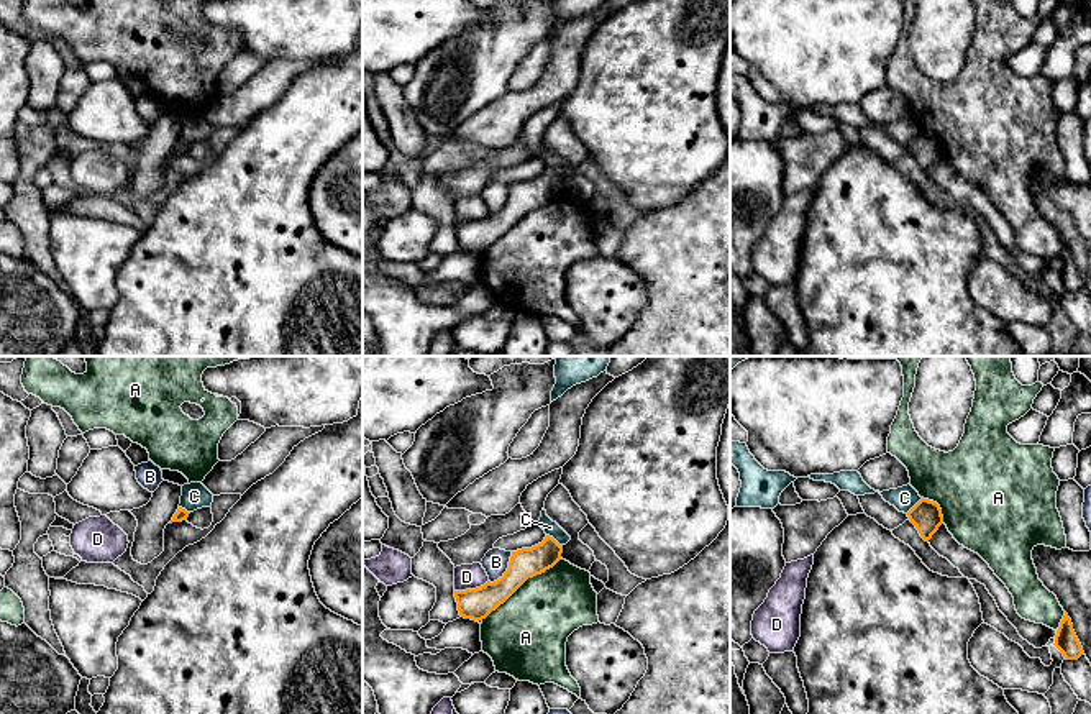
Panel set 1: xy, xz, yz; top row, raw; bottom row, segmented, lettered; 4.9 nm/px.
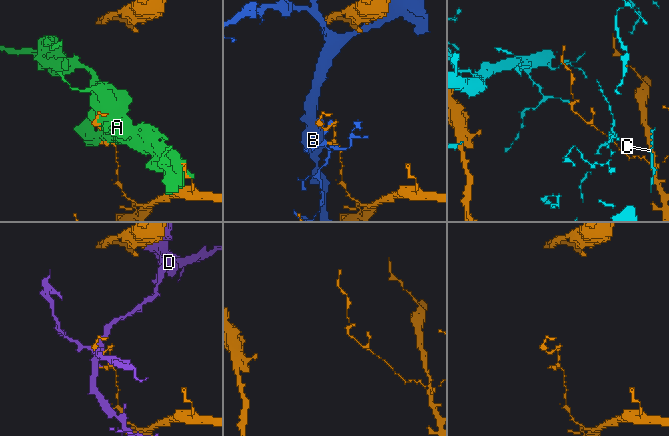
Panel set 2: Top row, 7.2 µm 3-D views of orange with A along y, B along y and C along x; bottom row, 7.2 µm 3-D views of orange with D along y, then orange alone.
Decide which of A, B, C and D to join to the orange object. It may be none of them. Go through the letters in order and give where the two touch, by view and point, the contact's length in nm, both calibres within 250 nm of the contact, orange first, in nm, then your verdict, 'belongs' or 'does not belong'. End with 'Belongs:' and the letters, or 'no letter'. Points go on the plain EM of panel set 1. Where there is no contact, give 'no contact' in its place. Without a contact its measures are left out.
A: xz (520, 217) | 500 nm | 150/400 nm | does not belong
B: xz (507, 202) | 190 nm | 150/130 nm | does not belong
C: xz (553, 171) | 100 nm | 150/70 nm | does not belong
D: xz (471, 222) | 180 nm | 150/130 nm | does not belong
Belongs: no letter

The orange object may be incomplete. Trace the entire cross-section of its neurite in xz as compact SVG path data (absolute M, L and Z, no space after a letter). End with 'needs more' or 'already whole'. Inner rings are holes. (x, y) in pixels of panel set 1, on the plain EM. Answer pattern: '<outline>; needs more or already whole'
M553 169L532 181L512 184L509 200L502 210L484 218L466 223L454 223L459 248L464 251L482 253L500 236L504 236L528 210L545 205L553 200L563 185Z; already whole

